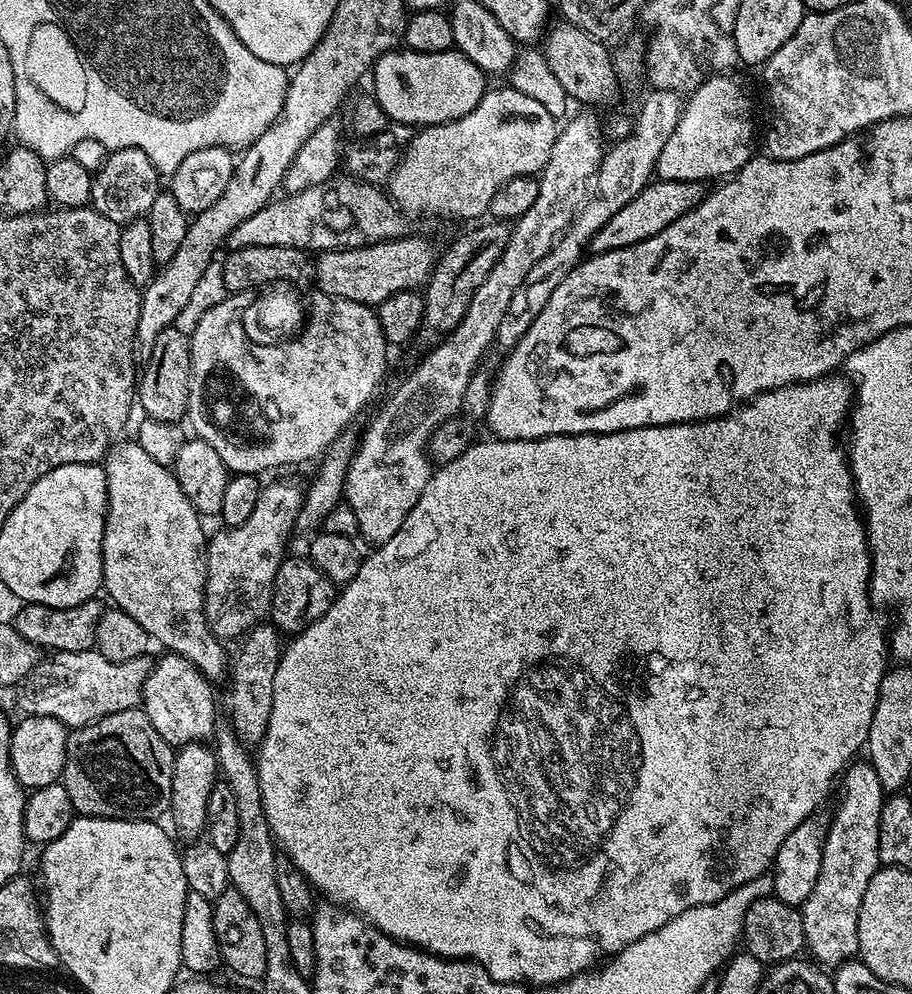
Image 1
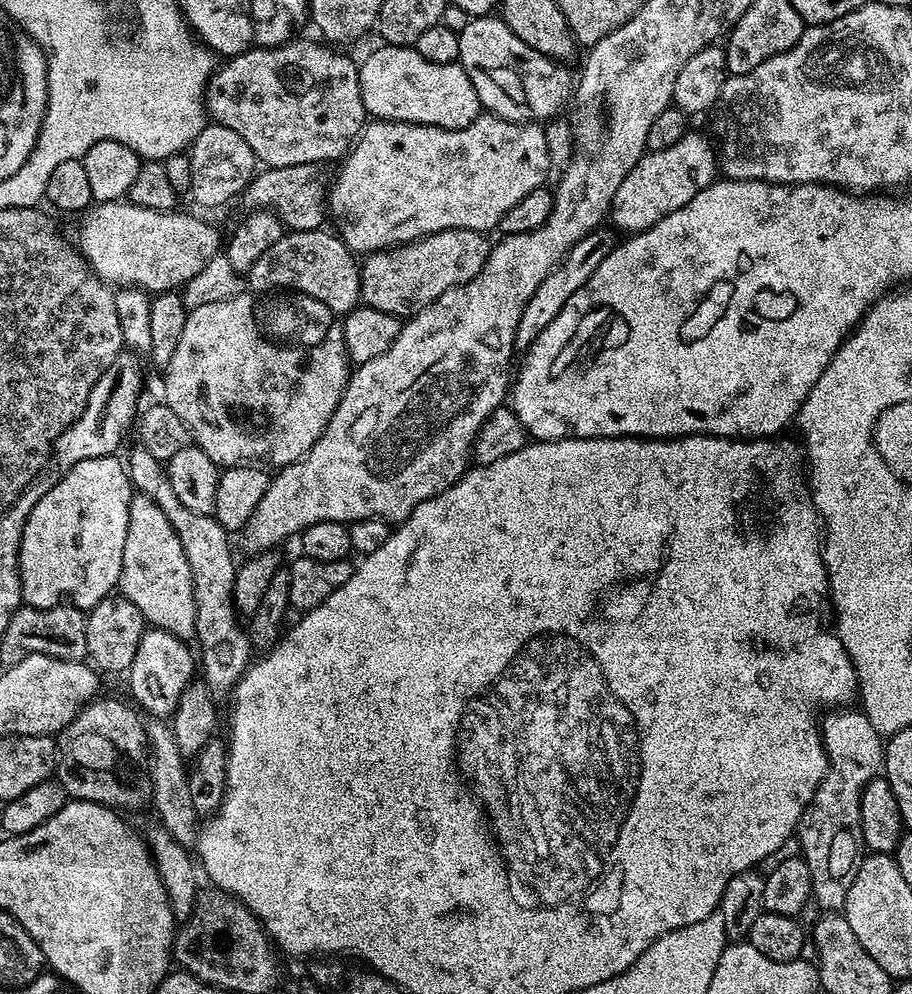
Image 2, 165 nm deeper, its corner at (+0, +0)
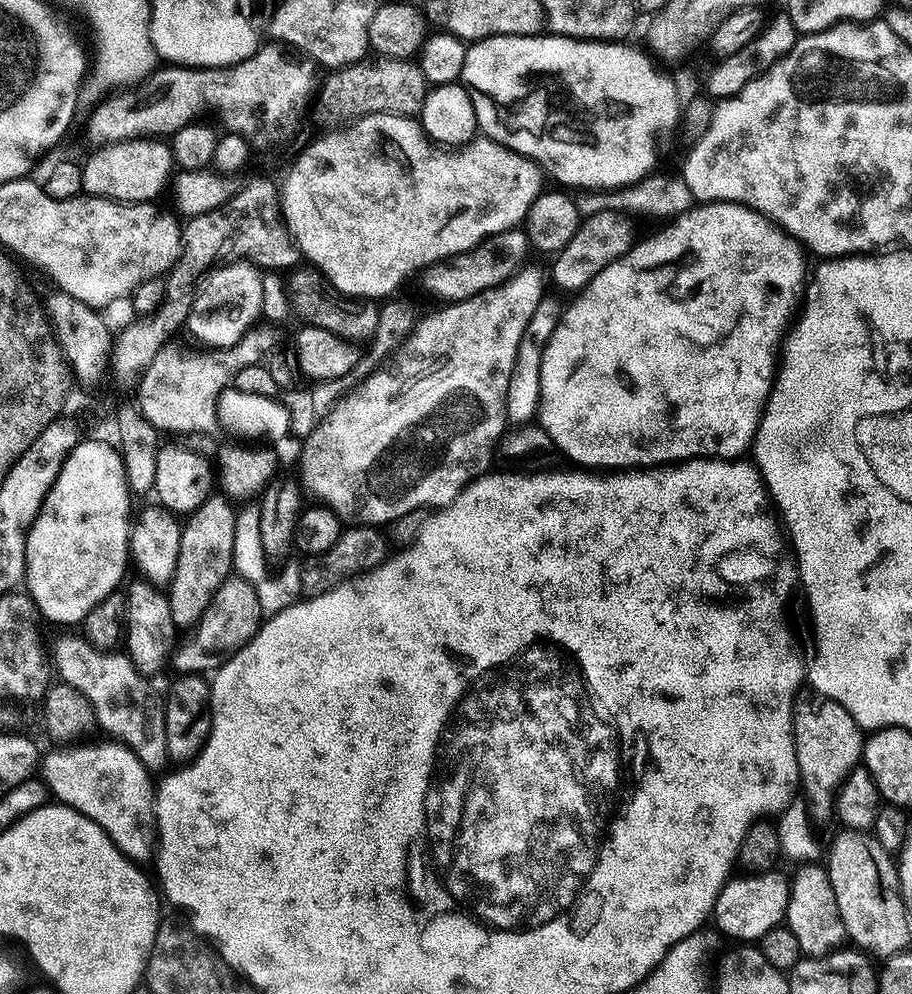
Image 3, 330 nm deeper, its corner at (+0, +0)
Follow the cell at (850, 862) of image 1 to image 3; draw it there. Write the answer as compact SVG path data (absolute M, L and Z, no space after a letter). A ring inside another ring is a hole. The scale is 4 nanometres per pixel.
M804 690L797 695L792 704L792 733L794 734L803 799L807 801L808 812L812 820L817 825L824 824L828 819L830 821L833 819L836 793L844 784L844 779L861 763L866 739L865 729L860 728L858 722L854 722L854 718L838 702L825 696L818 696L815 691Z

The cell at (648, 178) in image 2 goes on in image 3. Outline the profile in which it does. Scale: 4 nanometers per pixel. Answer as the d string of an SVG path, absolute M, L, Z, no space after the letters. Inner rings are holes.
M604 212L585 216L581 219L578 234L567 244L561 252L555 253L550 268L550 280L560 288L565 288L568 294L575 294L585 288L594 278L594 274L601 272L610 262L622 258L622 254L629 252L638 239L638 233L632 229L629 217L624 212Z

